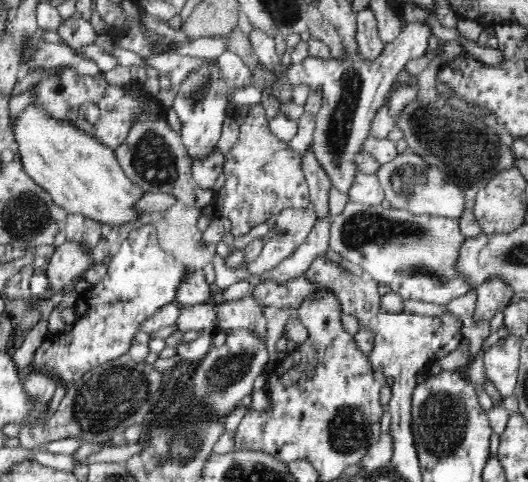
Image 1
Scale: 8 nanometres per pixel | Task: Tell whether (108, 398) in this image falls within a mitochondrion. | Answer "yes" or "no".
yes

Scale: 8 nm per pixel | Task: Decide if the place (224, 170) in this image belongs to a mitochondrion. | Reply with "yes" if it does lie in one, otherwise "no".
no

